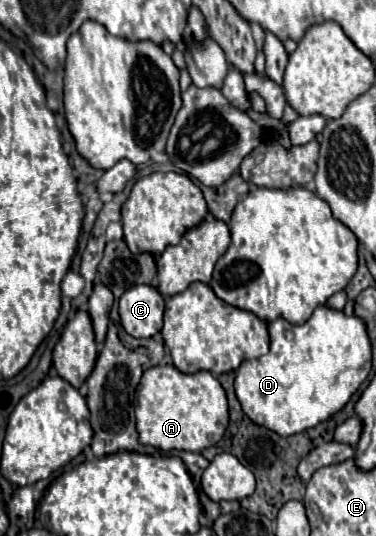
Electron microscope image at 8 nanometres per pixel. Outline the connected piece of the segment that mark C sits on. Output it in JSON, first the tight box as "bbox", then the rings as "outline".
{"bbox":[120,286,164,338],"outline":[[[134,286],[120,298],[120,322],[134,338],[152,338],[162,330],[164,296],[152,286]]]}

